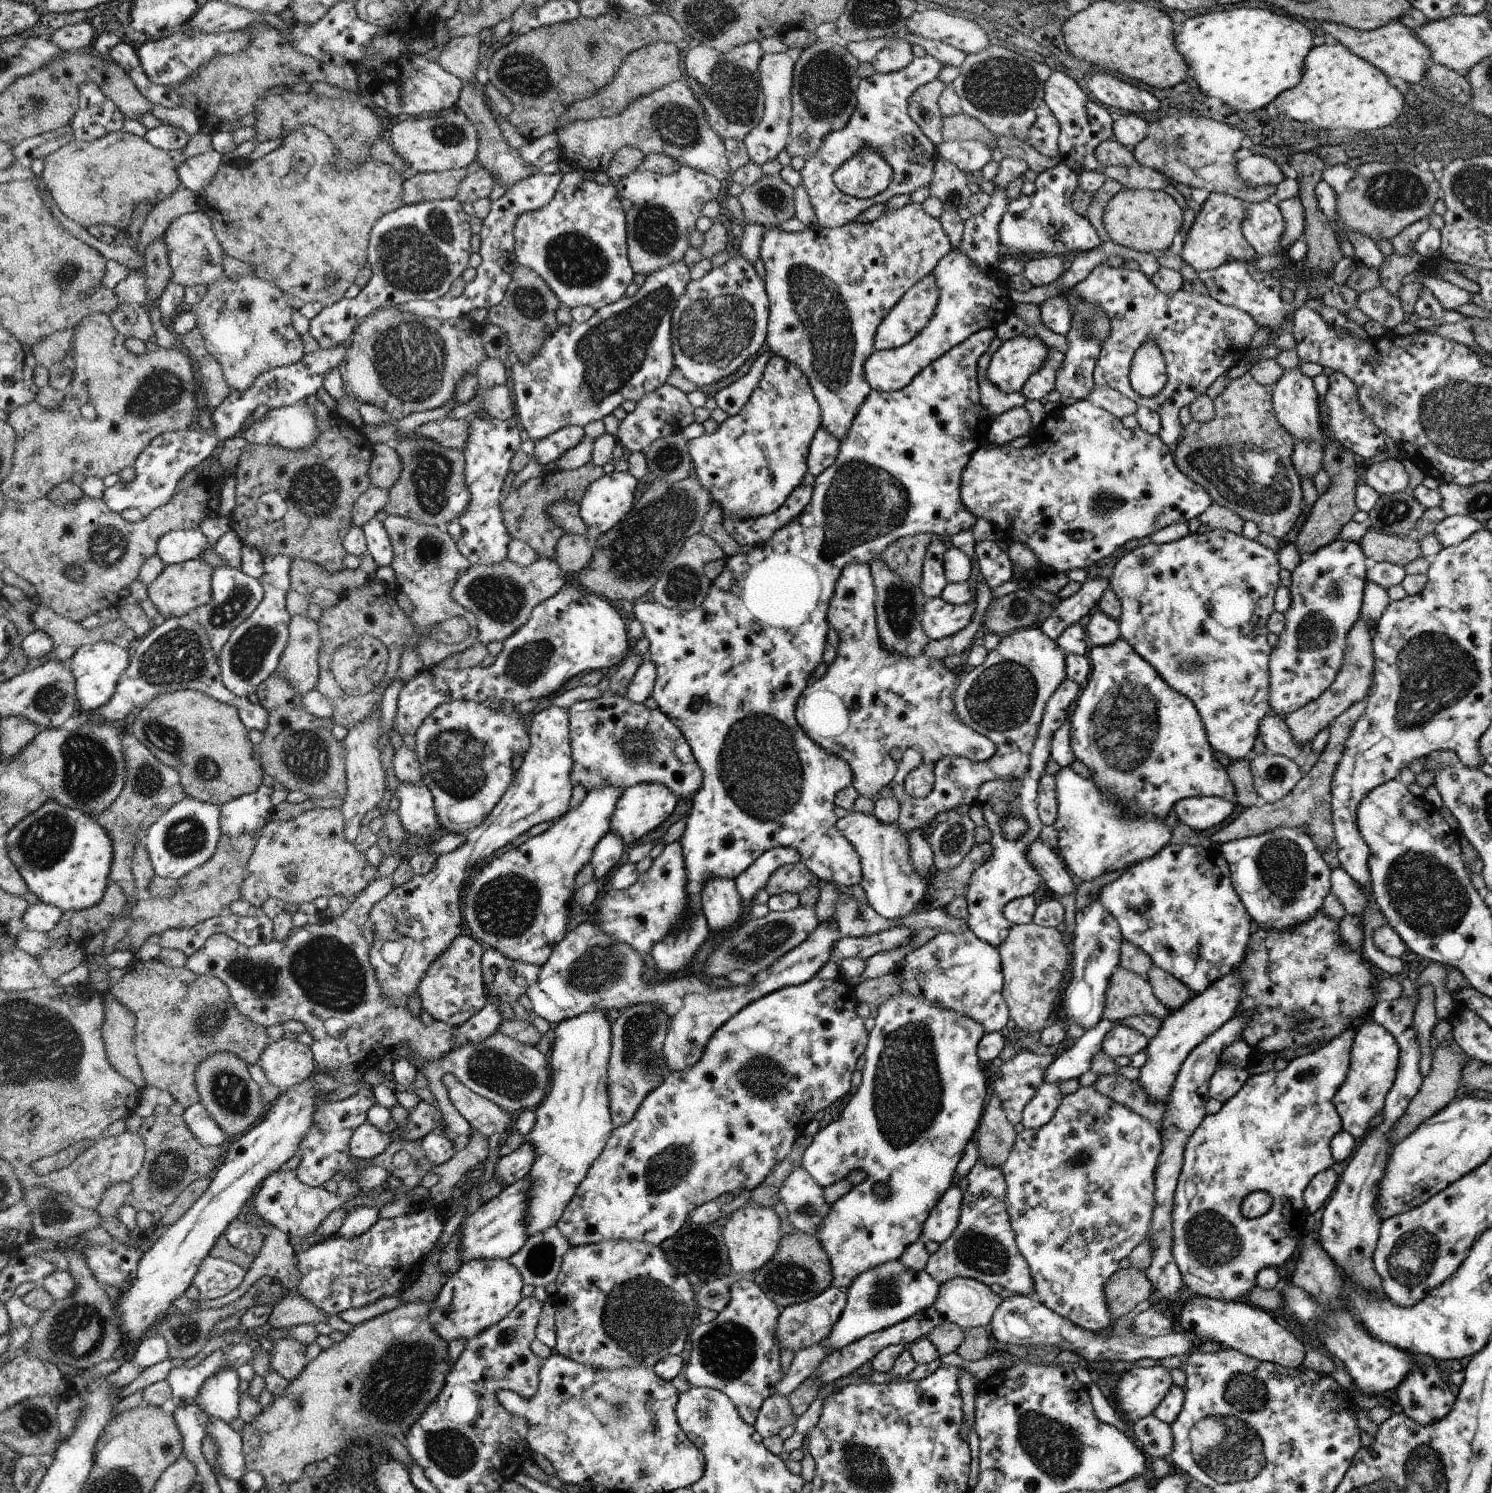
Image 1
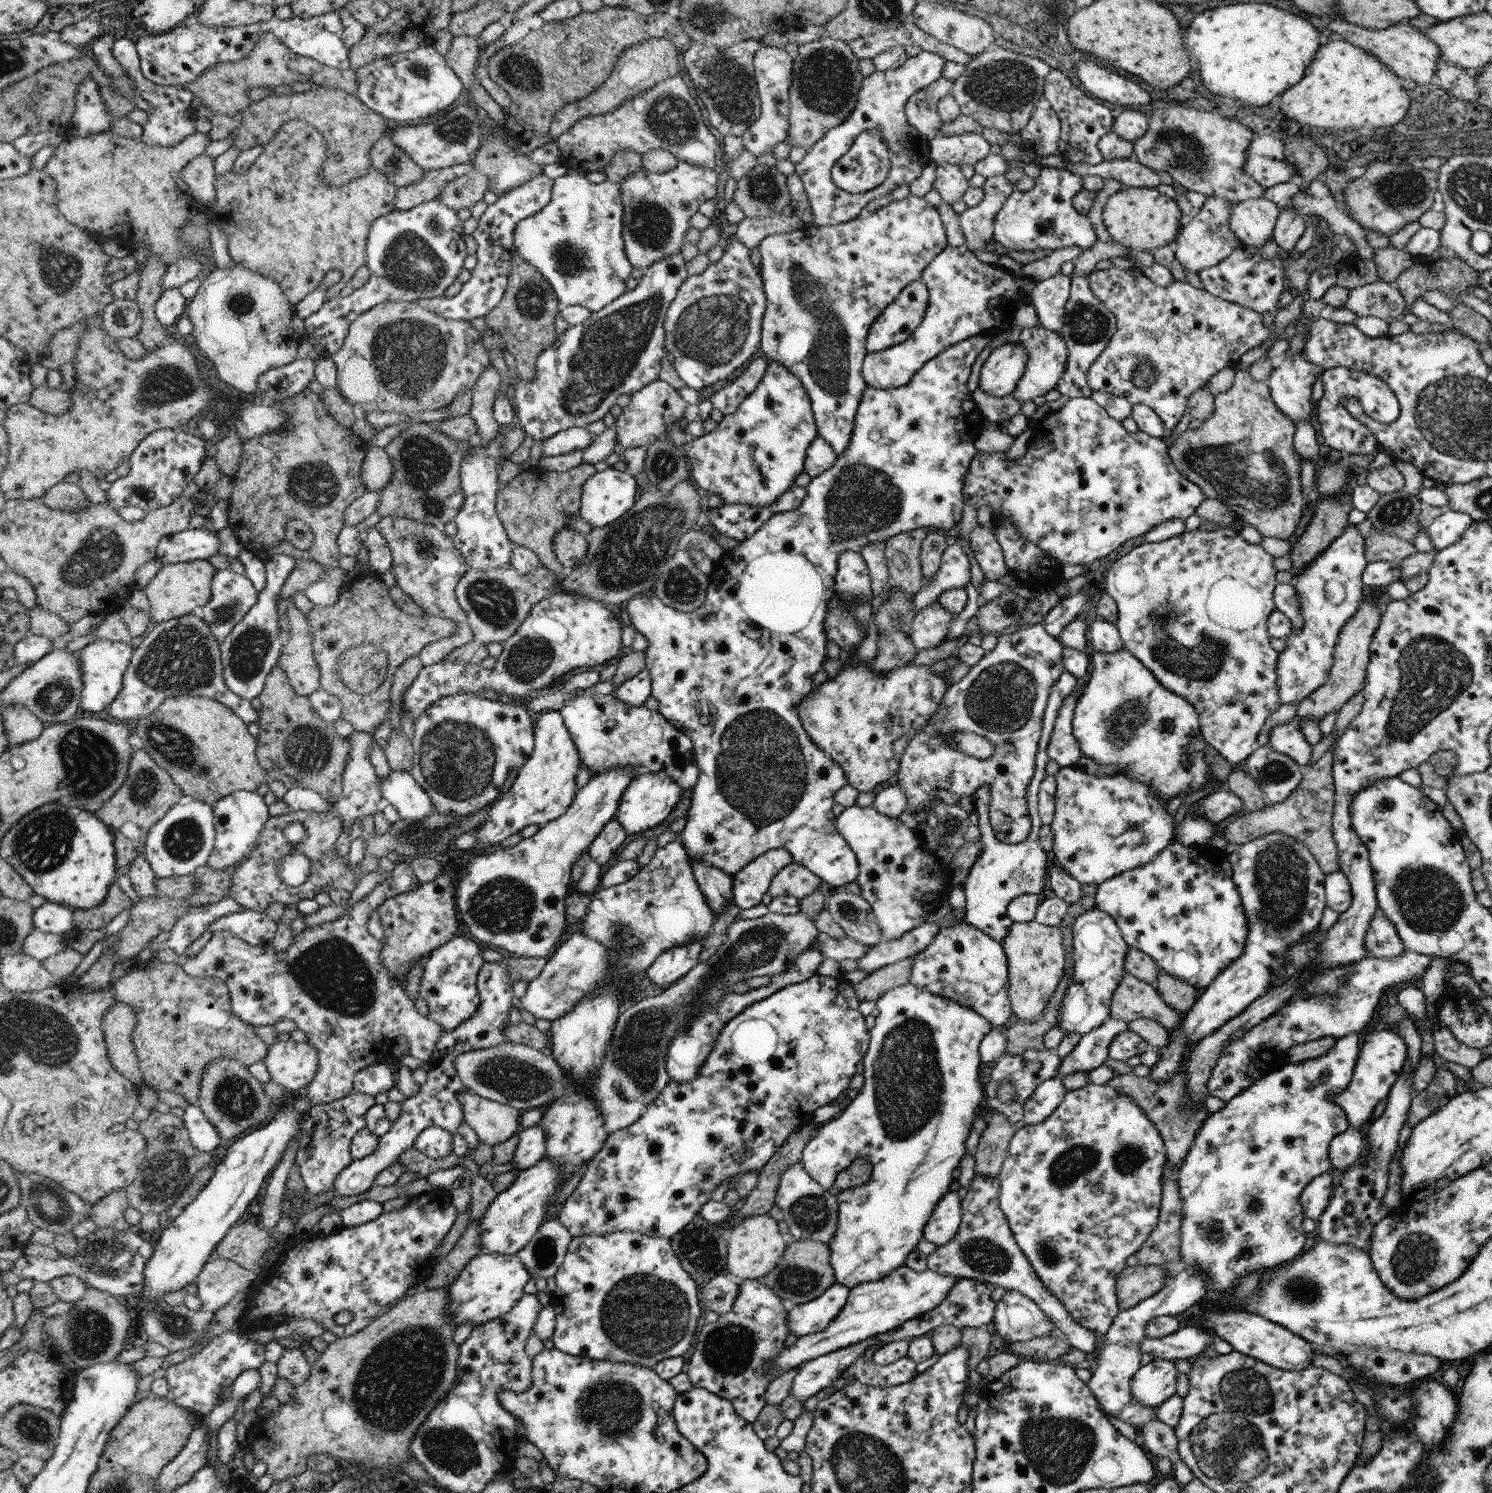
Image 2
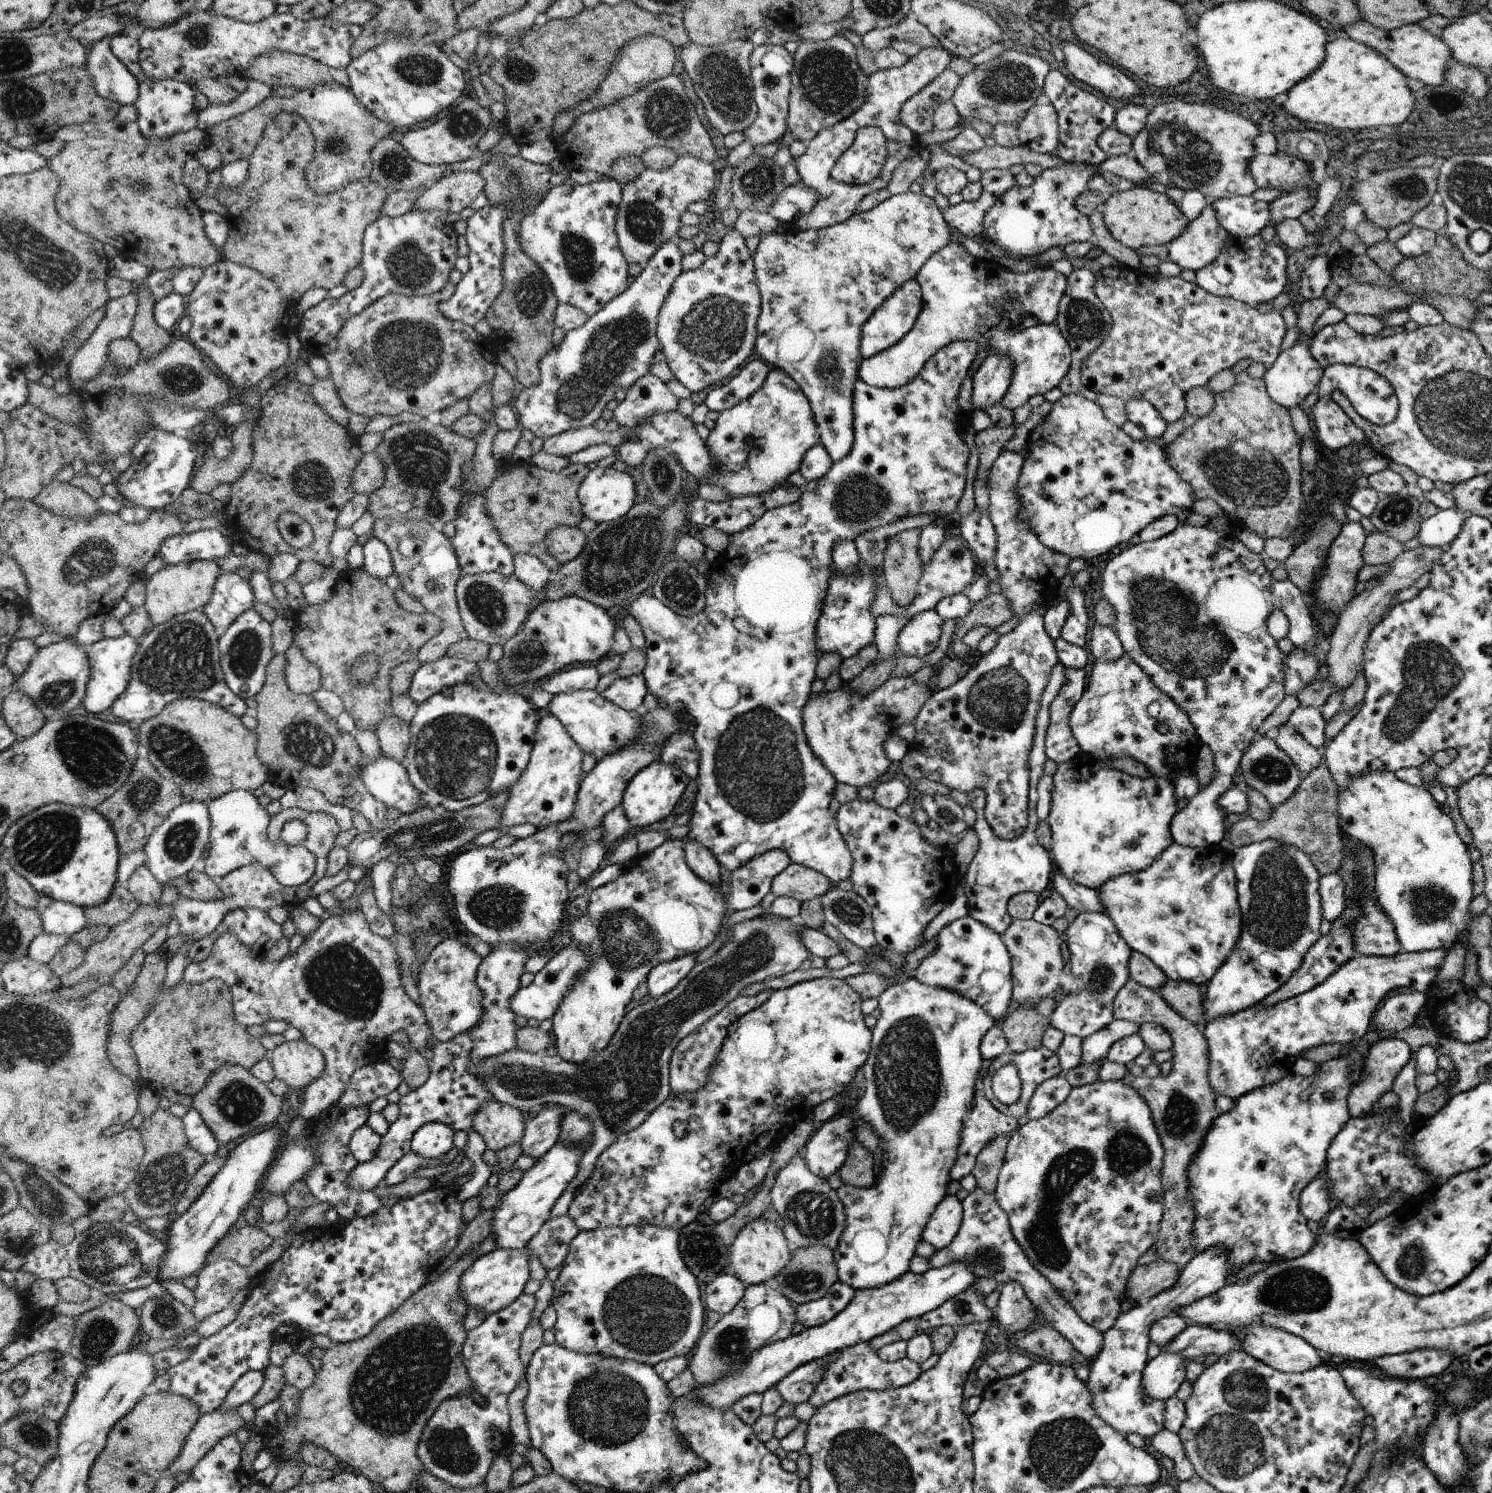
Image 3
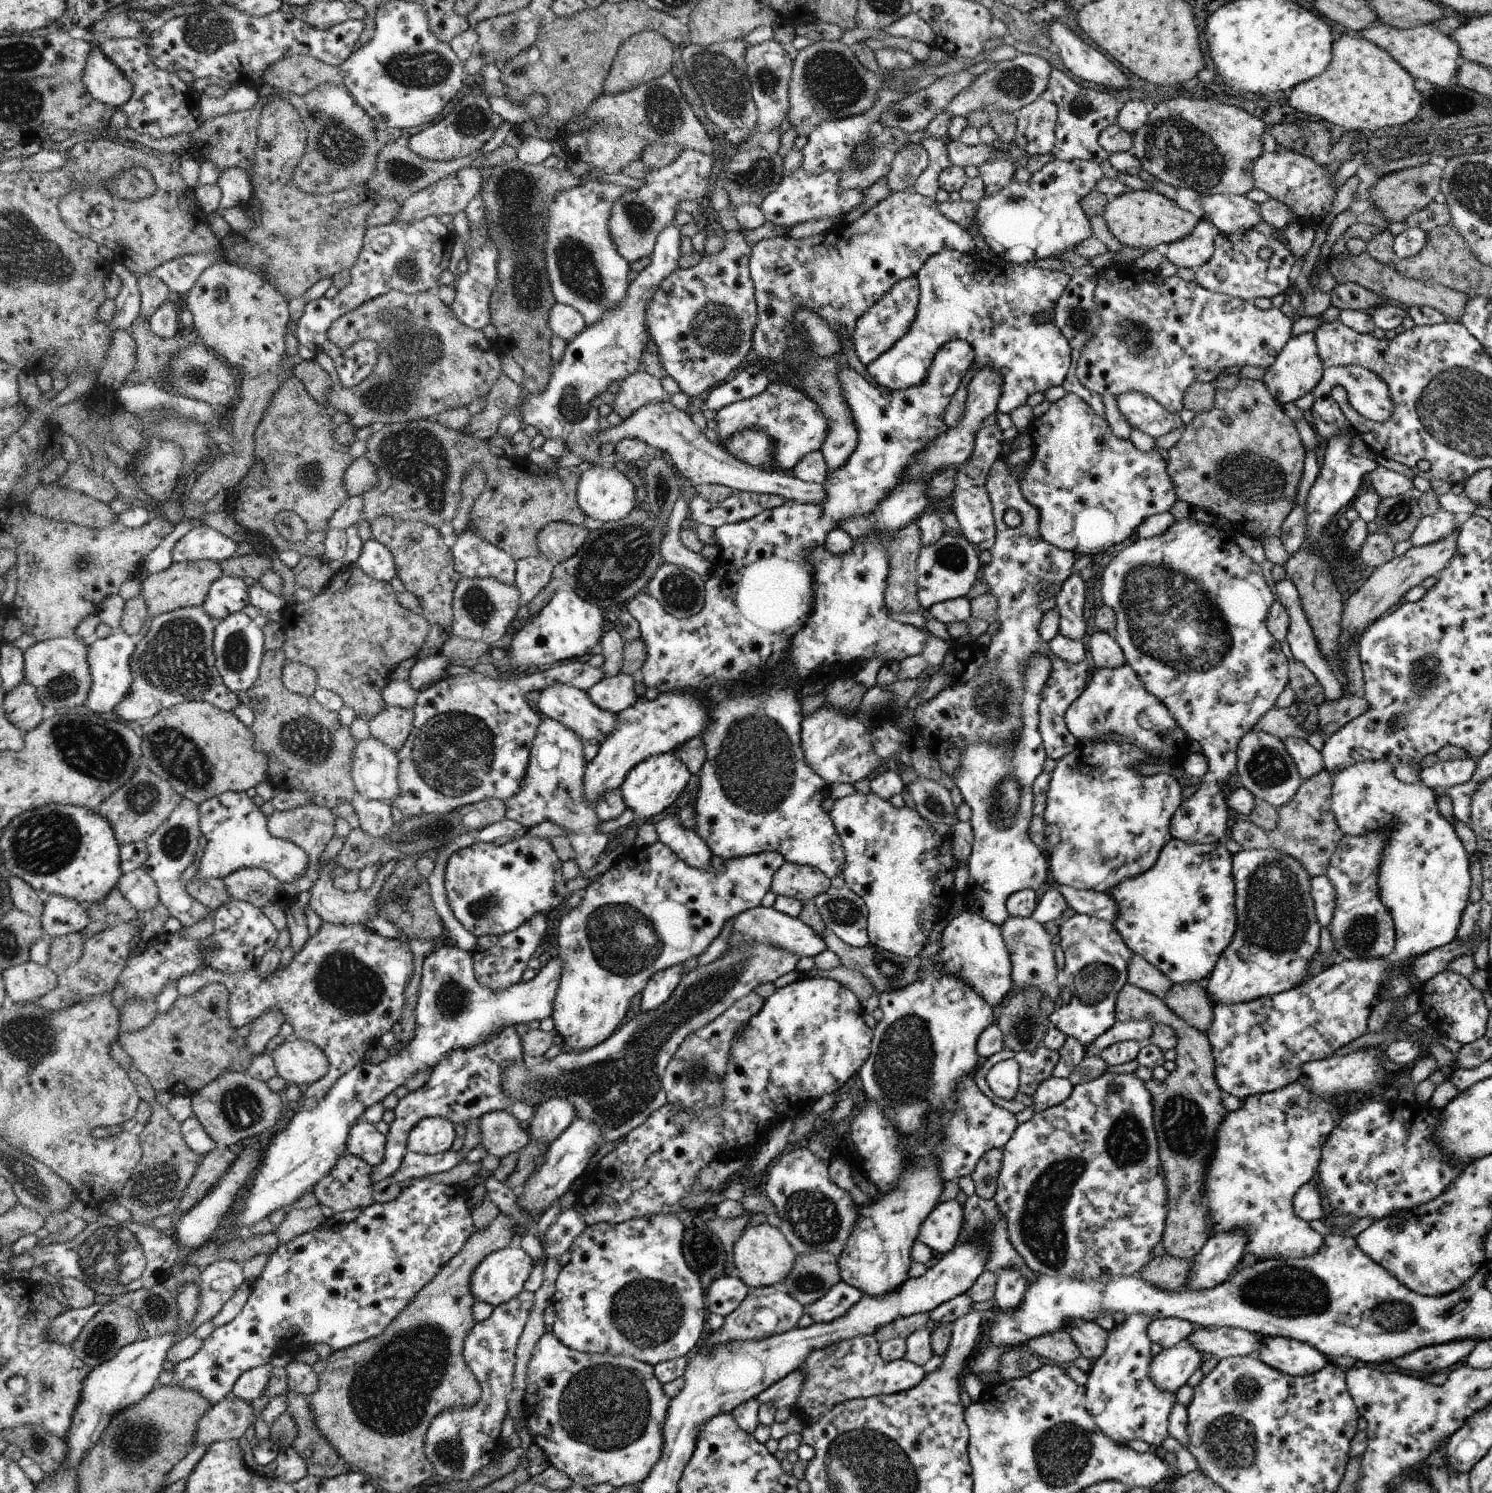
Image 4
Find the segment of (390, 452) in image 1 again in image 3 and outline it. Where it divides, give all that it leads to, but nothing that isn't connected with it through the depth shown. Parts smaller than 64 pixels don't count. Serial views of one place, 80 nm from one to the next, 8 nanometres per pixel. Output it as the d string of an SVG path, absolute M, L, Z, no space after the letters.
M376 451L364 453L353 472L352 486L357 494L372 496L385 483L385 464Z

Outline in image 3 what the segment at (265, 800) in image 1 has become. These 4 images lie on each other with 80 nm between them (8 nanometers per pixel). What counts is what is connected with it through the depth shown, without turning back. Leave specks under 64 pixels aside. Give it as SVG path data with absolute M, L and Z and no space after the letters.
M238 789L214 799L208 804L211 815L211 842L209 855L204 861L205 872L211 878L220 879L234 869L247 864L265 864L285 887L306 884L315 871L315 856L302 845L287 845L268 836L270 815L266 807L258 803L252 791Z

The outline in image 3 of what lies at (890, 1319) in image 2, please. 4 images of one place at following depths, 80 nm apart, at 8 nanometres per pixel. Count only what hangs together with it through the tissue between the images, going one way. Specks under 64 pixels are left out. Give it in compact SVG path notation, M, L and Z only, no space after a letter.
M952 1263L939 1269L930 1268L921 1275L908 1270L895 1281L887 1282L882 1286L869 1289L855 1289L855 1296L851 1303L830 1322L819 1327L804 1329L796 1336L790 1335L784 1340L762 1348L754 1355L751 1355L749 1362L744 1366L743 1370L739 1369L732 1377L724 1377L713 1385L705 1385L704 1387L696 1385L694 1391L701 1396L701 1401L705 1405L712 1405L717 1409L730 1407L731 1404L741 1399L741 1396L766 1392L768 1388L777 1385L782 1379L790 1375L792 1371L802 1367L803 1364L832 1355L846 1347L854 1347L858 1343L868 1343L875 1336L880 1336L880 1334L896 1328L898 1324L902 1324L902 1322L906 1322L910 1318L919 1319L921 1316L926 1315L927 1312L937 1309L941 1304L946 1303L948 1299L958 1295L959 1292L965 1291L968 1285L976 1282L976 1279L970 1267L963 1263Z

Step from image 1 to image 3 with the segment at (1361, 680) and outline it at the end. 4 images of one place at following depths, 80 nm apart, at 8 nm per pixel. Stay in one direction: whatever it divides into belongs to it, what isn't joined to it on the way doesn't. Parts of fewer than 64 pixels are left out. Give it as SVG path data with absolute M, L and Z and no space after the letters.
M1420 546L1415 549L1409 549L1406 552L1399 554L1396 560L1393 560L1389 565L1389 572L1379 579L1376 579L1374 588L1366 588L1359 590L1358 594L1347 604L1347 607L1341 612L1337 625L1335 626L1327 646L1327 677L1316 679L1314 683L1310 683L1303 691L1300 691L1297 696L1299 704L1303 707L1318 707L1322 708L1330 695L1335 692L1342 691L1351 686L1356 680L1356 677L1363 672L1364 662L1364 647L1366 641L1372 632L1372 629L1380 624L1380 621L1389 611L1390 606L1394 605L1394 598L1397 597L1397 592L1408 587L1412 587L1414 582L1424 574L1430 572L1433 564L1443 555L1445 548Z

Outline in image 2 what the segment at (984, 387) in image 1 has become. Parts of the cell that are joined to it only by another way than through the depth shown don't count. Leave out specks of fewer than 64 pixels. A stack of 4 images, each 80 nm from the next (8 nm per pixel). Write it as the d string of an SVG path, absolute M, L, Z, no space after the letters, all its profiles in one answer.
M977 387L972 396L976 404L979 404L980 410L984 412L985 418L995 426L1006 423L1008 419L1014 418L1021 412L1022 404L1014 395L997 397Z

